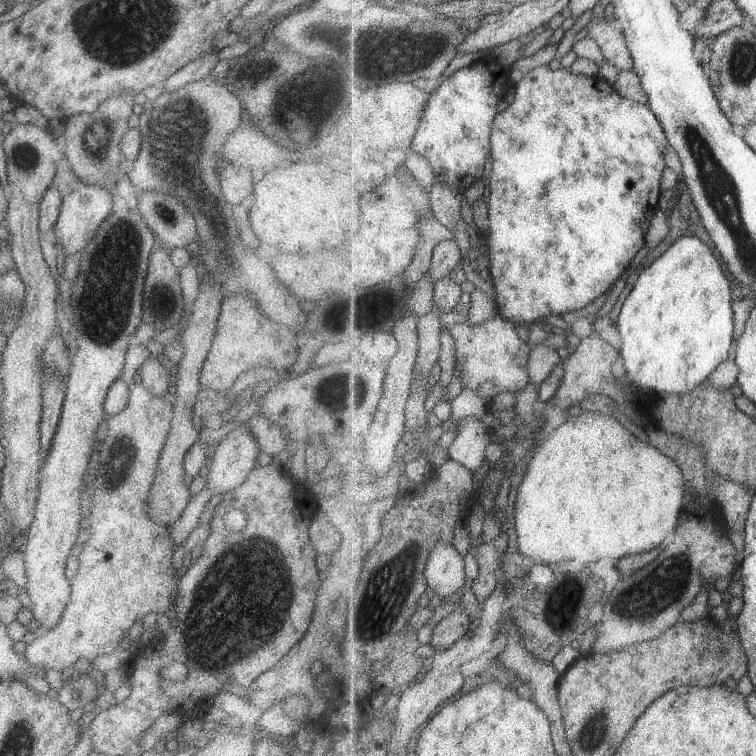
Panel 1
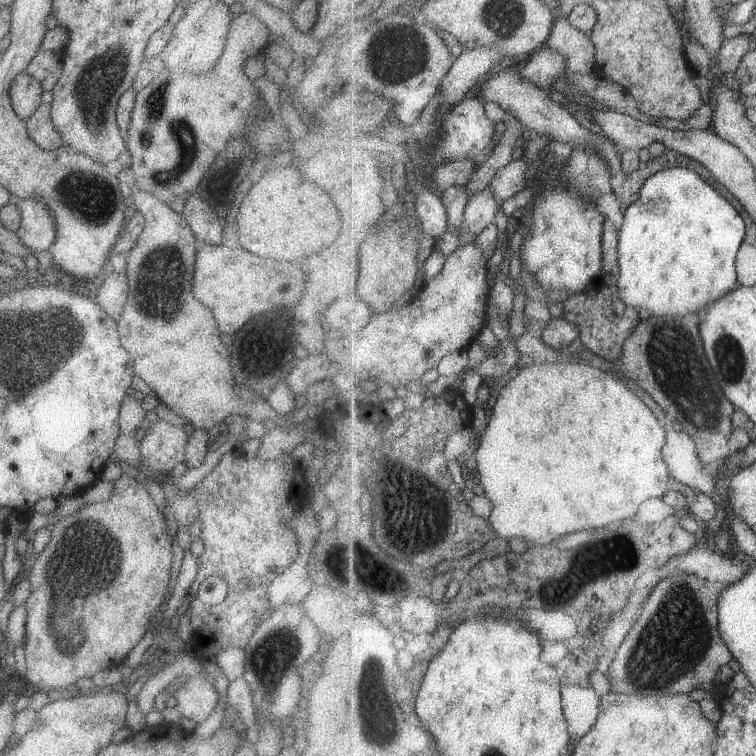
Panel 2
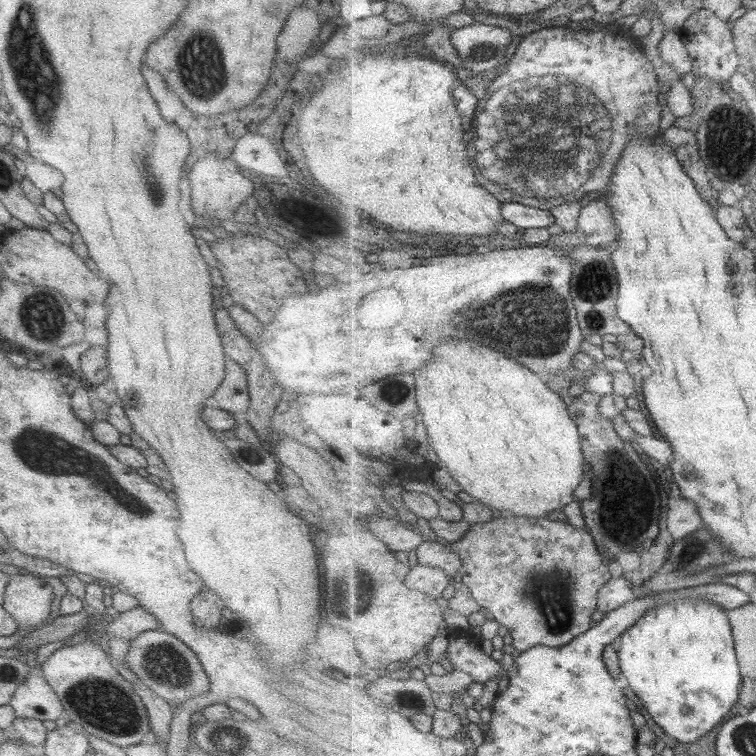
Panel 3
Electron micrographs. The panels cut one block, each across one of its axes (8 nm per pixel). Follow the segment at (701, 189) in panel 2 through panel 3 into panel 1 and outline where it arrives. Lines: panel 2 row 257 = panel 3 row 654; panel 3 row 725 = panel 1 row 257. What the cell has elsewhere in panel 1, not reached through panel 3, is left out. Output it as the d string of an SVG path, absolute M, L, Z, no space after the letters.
M687 235L676 240L668 249L655 259L647 268L641 272L636 280L635 286L626 297L616 322L619 340L619 354L624 360L626 370L625 378L634 386L639 388L647 388L648 391L655 390L657 394L668 395L678 394L679 396L693 392L702 382L709 380L712 372L715 372L723 362L731 355L735 347L735 309L733 302L733 290L731 290L731 280L723 270L723 264L719 262L719 258L715 256L715 252L697 236Z

